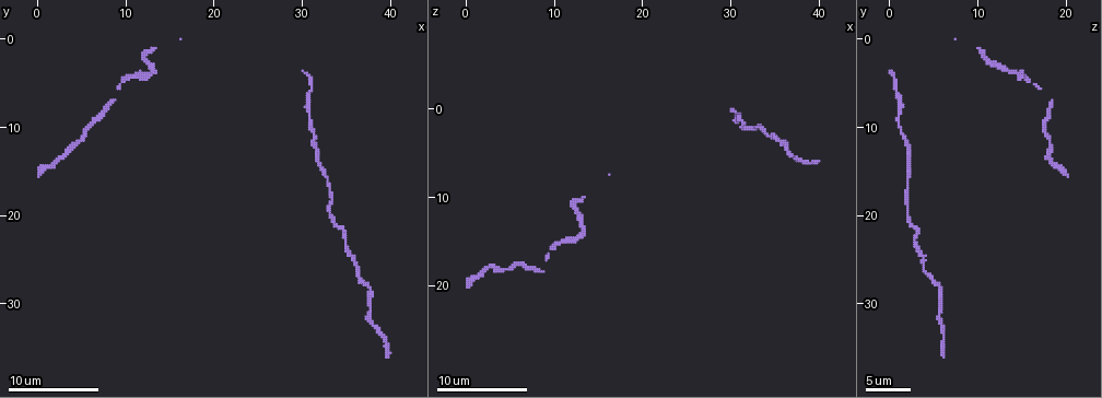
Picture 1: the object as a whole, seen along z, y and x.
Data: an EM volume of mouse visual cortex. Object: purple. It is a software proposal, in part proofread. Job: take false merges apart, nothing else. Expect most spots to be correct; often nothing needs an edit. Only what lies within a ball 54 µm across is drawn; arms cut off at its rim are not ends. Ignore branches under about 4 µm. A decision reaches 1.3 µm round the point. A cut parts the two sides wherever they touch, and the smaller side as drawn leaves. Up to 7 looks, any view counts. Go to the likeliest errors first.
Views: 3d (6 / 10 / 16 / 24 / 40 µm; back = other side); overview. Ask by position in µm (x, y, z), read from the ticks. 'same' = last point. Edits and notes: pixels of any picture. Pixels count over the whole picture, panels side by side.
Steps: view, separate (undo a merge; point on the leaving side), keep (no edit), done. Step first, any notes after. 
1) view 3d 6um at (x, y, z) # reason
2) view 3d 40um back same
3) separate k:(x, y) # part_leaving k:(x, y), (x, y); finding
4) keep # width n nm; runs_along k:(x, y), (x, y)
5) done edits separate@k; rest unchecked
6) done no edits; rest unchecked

view 3d 10um at (35.0, 22.8, 2.8) # a narrow waist

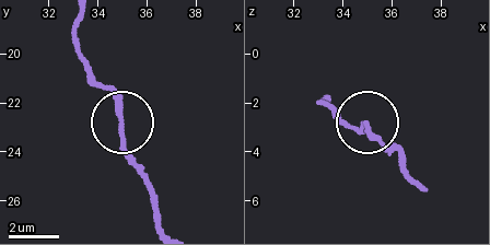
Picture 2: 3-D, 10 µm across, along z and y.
keep # runs_along 2:(81, 21), (79, 59), (113, 96), (123, 153), (143, 176); one neuron here

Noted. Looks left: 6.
view 3d 16um at (37.6, 29.6, 5.8) # thick turns thin

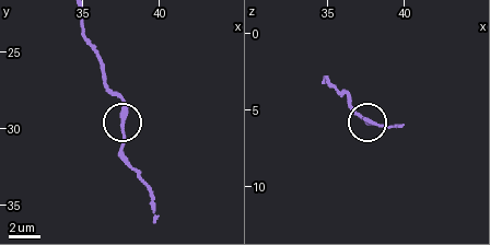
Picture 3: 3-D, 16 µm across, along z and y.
view 3d 6um same

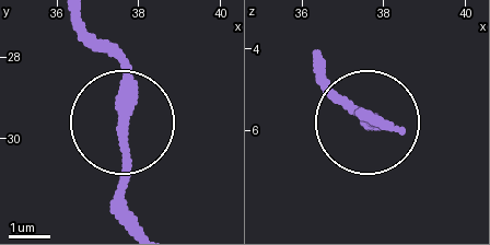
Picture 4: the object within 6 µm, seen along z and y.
keep # runs_along 4:(80, 21), (128, 84), (118, 137), (128, 226); one neuron here

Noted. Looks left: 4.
view 3d 10um at (32.8, 16.4, 2.2) # a narrow waist

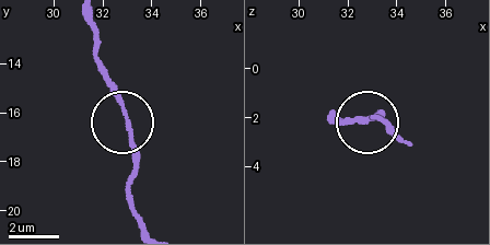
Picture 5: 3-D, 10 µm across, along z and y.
keep # continuous, no second neuron

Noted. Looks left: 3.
done no edits; rest unchecked

